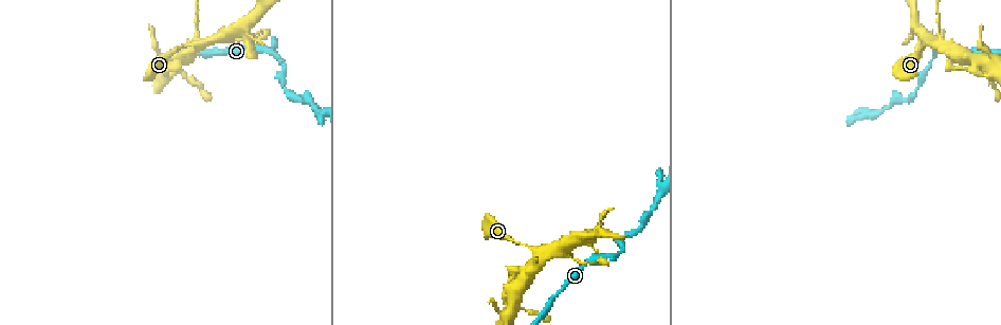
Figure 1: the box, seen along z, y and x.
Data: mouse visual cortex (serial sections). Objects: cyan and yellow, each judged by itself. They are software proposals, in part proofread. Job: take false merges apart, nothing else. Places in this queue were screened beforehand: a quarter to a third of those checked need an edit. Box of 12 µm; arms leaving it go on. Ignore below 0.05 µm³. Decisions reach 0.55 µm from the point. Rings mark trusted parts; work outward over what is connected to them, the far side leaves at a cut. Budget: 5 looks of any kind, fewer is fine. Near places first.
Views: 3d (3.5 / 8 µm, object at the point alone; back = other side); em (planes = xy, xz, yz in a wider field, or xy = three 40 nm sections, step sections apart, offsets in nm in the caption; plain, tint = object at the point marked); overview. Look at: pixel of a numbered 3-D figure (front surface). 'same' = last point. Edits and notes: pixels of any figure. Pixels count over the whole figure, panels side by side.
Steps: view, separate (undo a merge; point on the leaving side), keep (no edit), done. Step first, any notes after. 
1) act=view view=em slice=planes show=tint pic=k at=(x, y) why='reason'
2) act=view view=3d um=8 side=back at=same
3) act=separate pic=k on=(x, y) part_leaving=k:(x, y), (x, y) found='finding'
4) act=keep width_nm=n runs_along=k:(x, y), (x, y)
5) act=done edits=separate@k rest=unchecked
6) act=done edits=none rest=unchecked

act=view view=3d um=3.5 pic=1 at=(621, 251) why='thin neck'

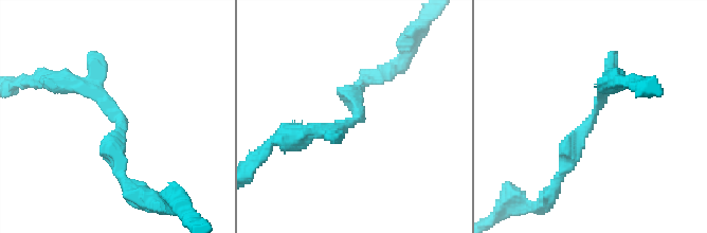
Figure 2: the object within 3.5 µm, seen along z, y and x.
act=view view=em slice=xy step=2 show=tint pic=2 at=(354, 123) arm_widths_nm=200,250

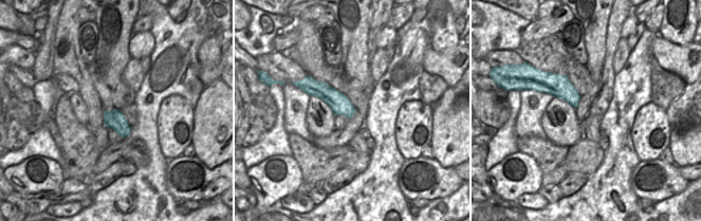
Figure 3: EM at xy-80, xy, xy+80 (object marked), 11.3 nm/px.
act=keep runs_along=2:(61, 82), (116, 111), (120, 176) found='continuous, no second cell'

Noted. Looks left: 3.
act=view view=3d um=8 pic=1 at=(197, 43) why='four-way junction'

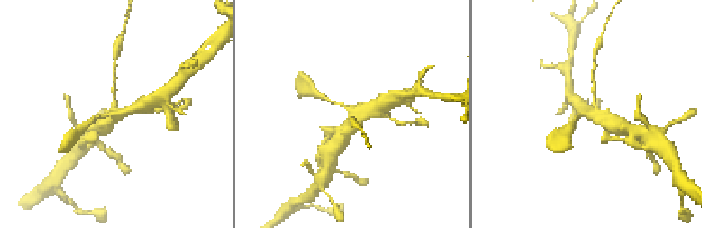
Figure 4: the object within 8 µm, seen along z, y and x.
act=view view=3d um=3.5 pic=4 at=(114, 117)

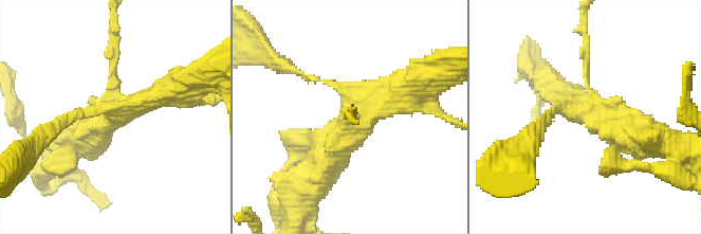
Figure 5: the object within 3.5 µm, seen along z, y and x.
act=view view=em slice=xy step=5 show=tint pic=5 at=(570, 110) arms=4 arm_widths_nm=100,100,350,450 why='shape alone is not enough'

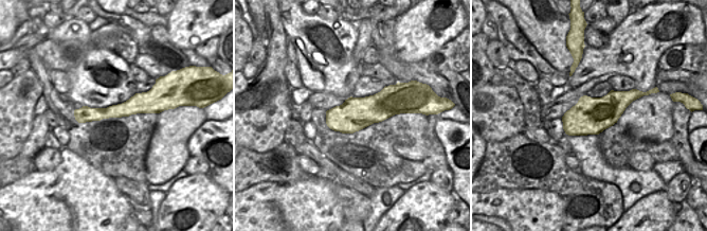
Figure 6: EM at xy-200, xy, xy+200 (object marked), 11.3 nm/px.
act=separate pic=5 on=(586, 40) part_leaving=5:(589, 77), (586, 74), (584, 25) found='two cells meet here'

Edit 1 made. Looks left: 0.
act=done edits=separate@5 rest=unchecked

